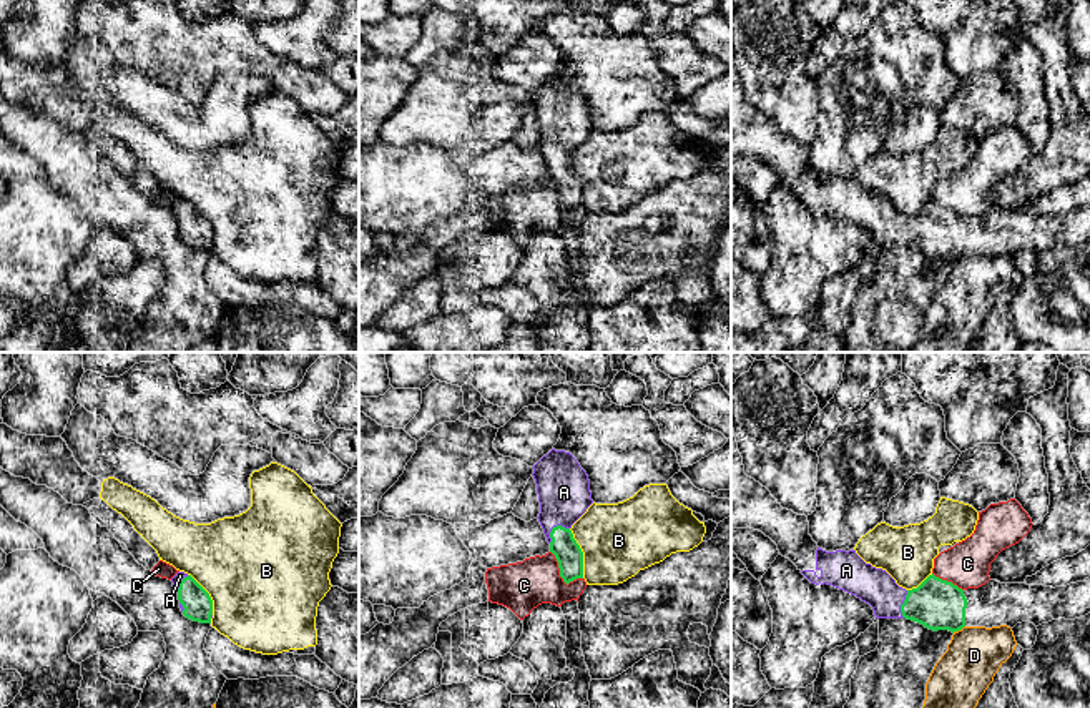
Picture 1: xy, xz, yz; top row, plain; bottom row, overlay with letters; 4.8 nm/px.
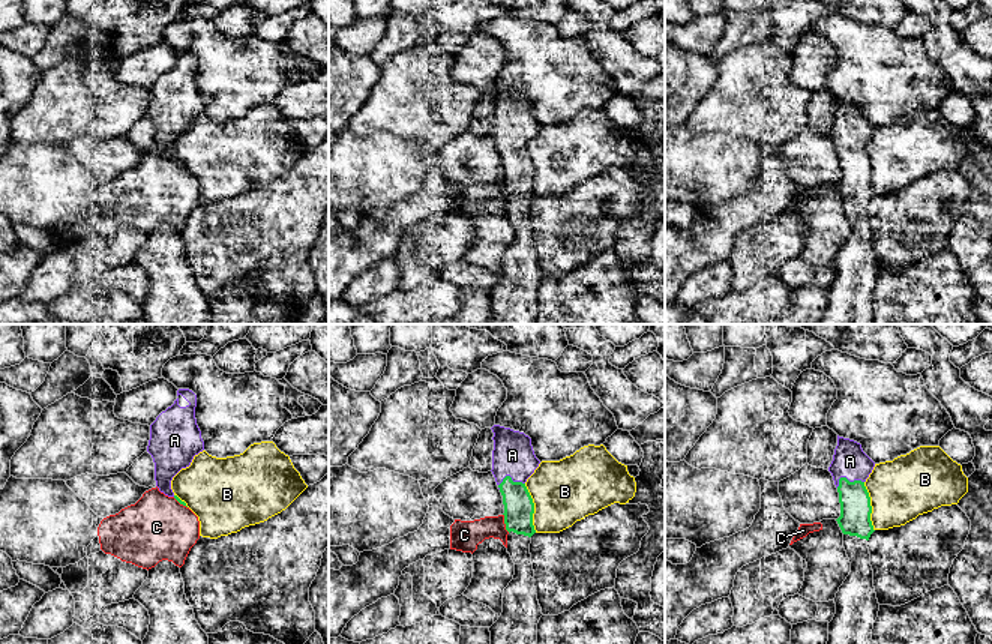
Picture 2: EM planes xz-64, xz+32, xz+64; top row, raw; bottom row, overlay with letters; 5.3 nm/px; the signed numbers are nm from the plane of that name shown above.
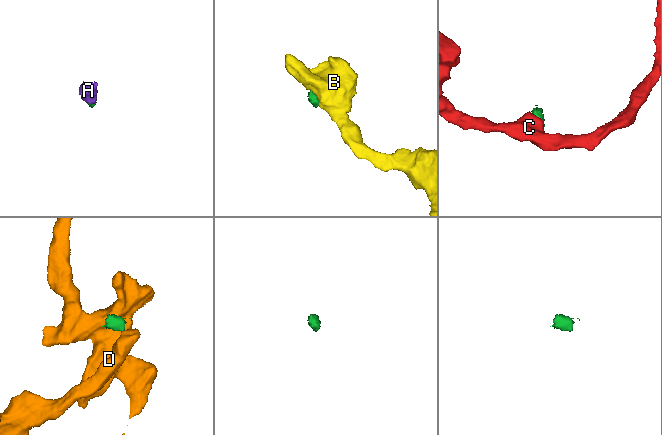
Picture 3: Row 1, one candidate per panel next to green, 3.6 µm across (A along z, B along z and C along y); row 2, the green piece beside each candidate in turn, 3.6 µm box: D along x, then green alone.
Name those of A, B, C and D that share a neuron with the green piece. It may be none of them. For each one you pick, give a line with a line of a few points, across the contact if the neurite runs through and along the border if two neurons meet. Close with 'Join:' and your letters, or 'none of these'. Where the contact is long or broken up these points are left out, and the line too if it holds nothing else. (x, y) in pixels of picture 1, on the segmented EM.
A: xz (565, 549), (554, 527), (564, 492)
Join: A

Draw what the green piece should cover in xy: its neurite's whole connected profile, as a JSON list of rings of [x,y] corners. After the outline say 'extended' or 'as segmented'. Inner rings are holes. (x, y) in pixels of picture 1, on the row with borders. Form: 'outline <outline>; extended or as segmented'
outline [[[178,572],[173,578],[183,615],[193,622],[211,623],[213,600],[209,593],[188,573]]]; extended

